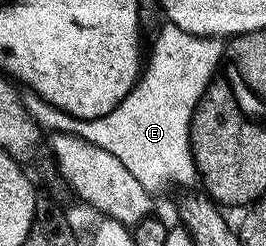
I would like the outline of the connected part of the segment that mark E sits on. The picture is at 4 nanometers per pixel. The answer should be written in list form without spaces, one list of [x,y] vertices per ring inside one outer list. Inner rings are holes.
[[[171,23],[163,26],[154,46],[151,49],[149,46],[145,72],[139,76],[134,90],[108,115],[96,119],[74,117],[74,125],[70,125],[70,133],[116,155],[116,159],[120,159],[120,163],[124,163],[124,167],[132,171],[136,183],[143,185],[151,195],[158,195],[161,189],[166,189],[169,185],[190,185],[193,181],[195,184],[194,156],[190,153],[190,124],[204,91],[224,61],[224,45],[219,38],[201,37]]]

